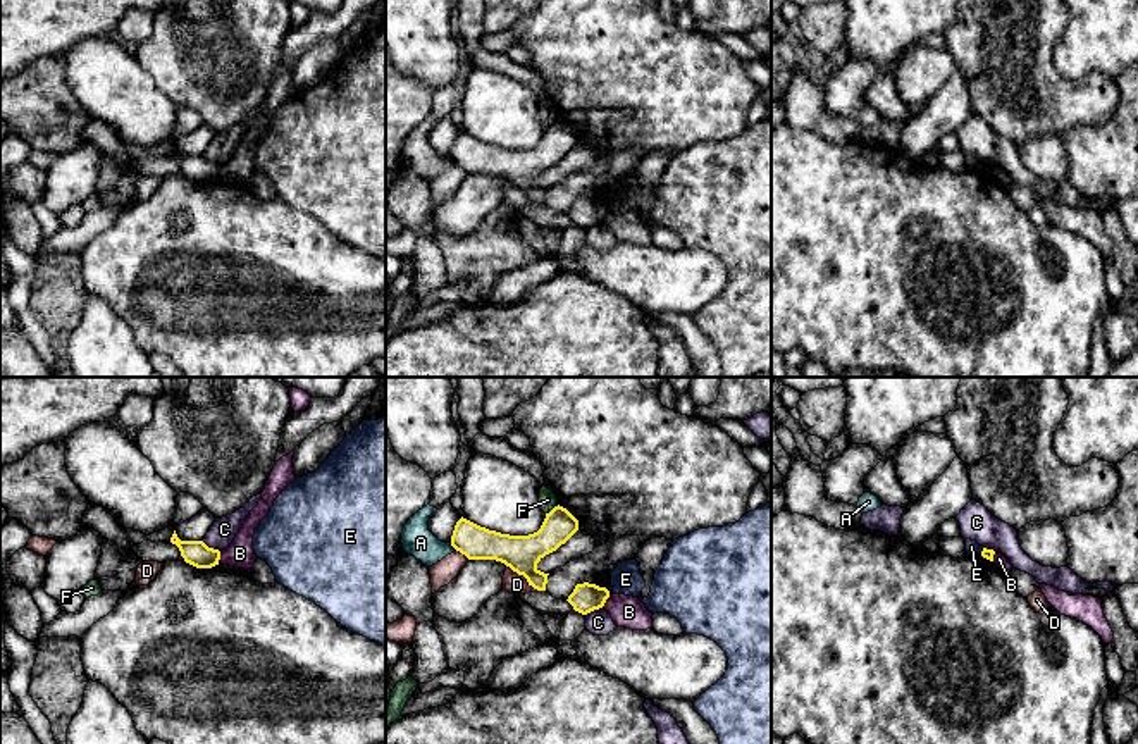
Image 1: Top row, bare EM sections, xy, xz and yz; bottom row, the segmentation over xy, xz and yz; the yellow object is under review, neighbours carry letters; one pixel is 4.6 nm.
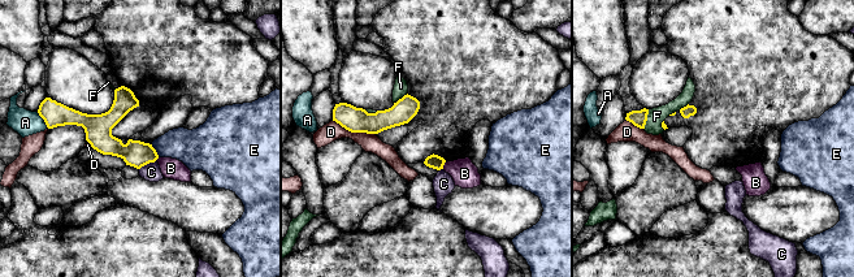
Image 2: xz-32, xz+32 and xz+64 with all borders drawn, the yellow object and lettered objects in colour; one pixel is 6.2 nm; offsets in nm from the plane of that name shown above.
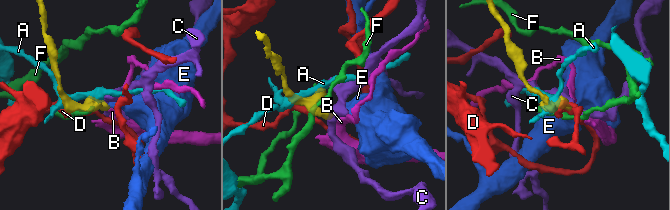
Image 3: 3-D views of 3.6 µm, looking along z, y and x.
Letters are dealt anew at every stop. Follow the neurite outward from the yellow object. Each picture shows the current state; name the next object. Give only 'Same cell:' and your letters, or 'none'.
Same cell: none

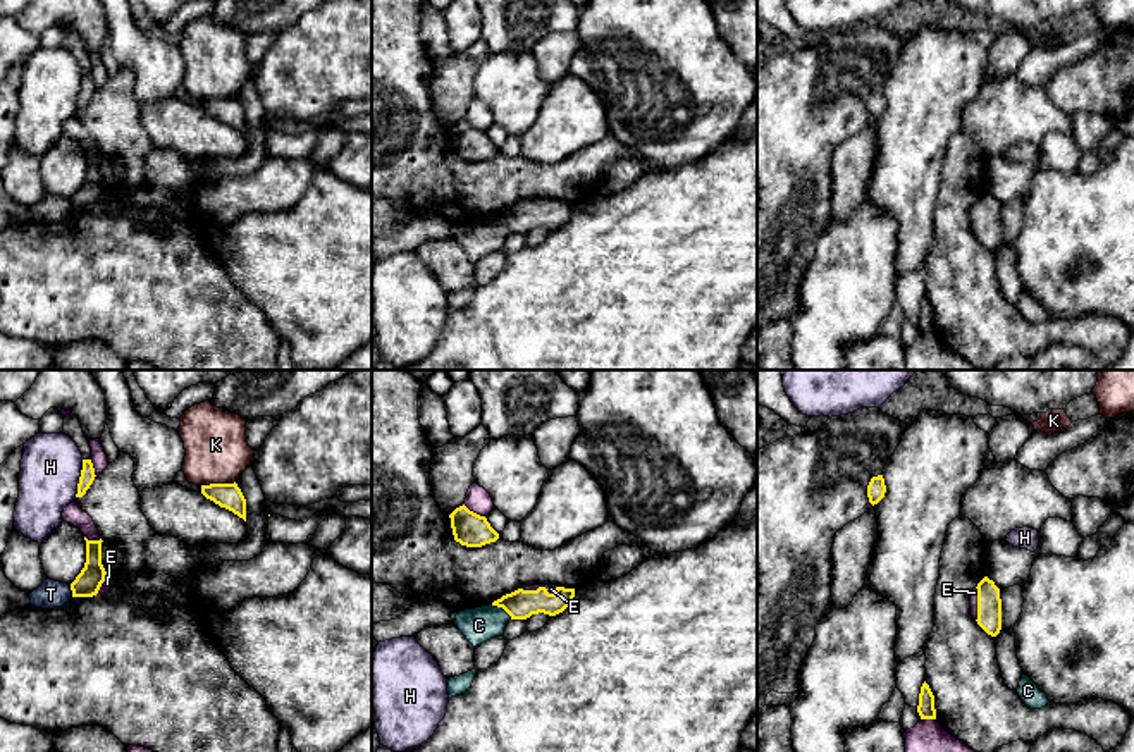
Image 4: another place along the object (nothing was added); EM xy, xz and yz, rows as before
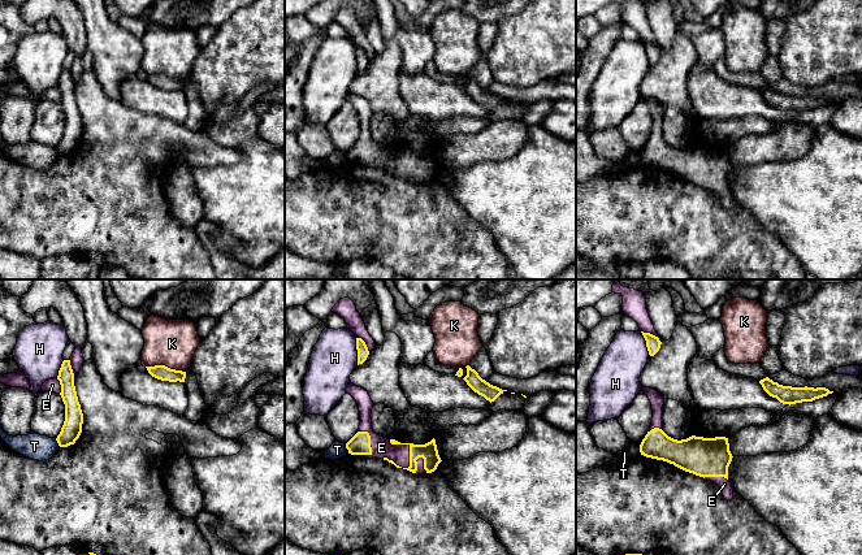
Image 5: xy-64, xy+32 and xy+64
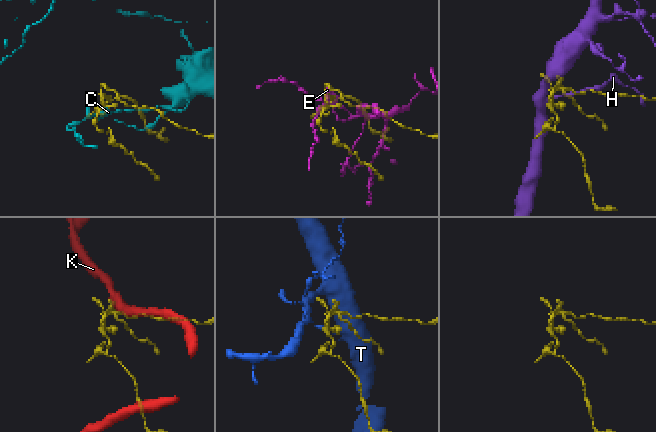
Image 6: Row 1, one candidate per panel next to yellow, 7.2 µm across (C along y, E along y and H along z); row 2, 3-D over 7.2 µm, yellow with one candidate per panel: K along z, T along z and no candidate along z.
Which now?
Same cell: E

